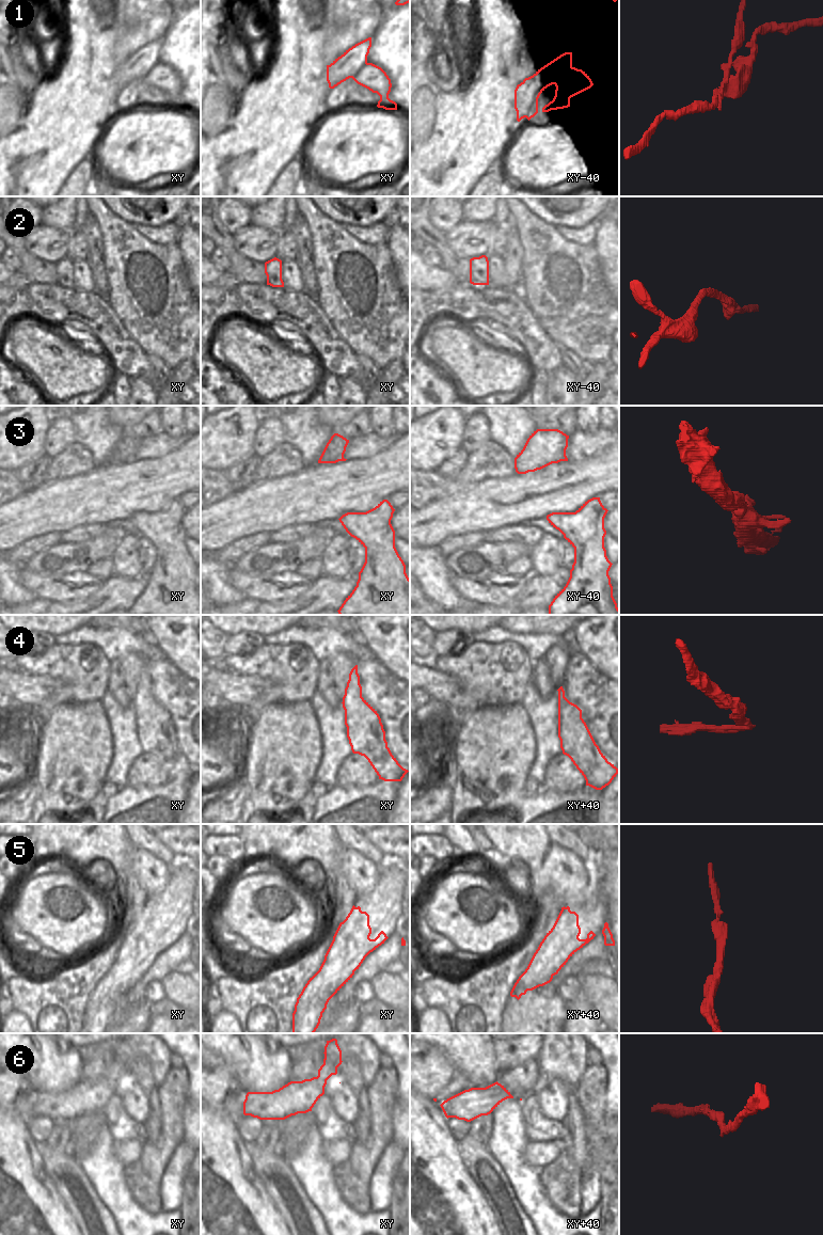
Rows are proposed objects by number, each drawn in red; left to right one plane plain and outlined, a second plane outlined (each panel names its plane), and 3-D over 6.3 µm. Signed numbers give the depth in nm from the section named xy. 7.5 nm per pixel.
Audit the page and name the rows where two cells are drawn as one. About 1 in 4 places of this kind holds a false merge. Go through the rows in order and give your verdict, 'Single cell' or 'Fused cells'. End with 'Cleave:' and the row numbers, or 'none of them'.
1: Fused cells
2: Single cell
3: Single cell
4: Fused cells
5: Fused cells
6: Single cell
Cleave: 1, 4, 5.

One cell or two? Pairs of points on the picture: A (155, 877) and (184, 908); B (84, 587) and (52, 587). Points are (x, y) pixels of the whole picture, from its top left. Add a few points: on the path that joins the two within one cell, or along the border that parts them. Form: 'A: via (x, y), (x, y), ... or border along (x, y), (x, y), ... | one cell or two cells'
A: border along (171, 867), (168, 882), (158, 891), (148, 896) | two cells
B: via (77, 585), (60, 587) | one cell

